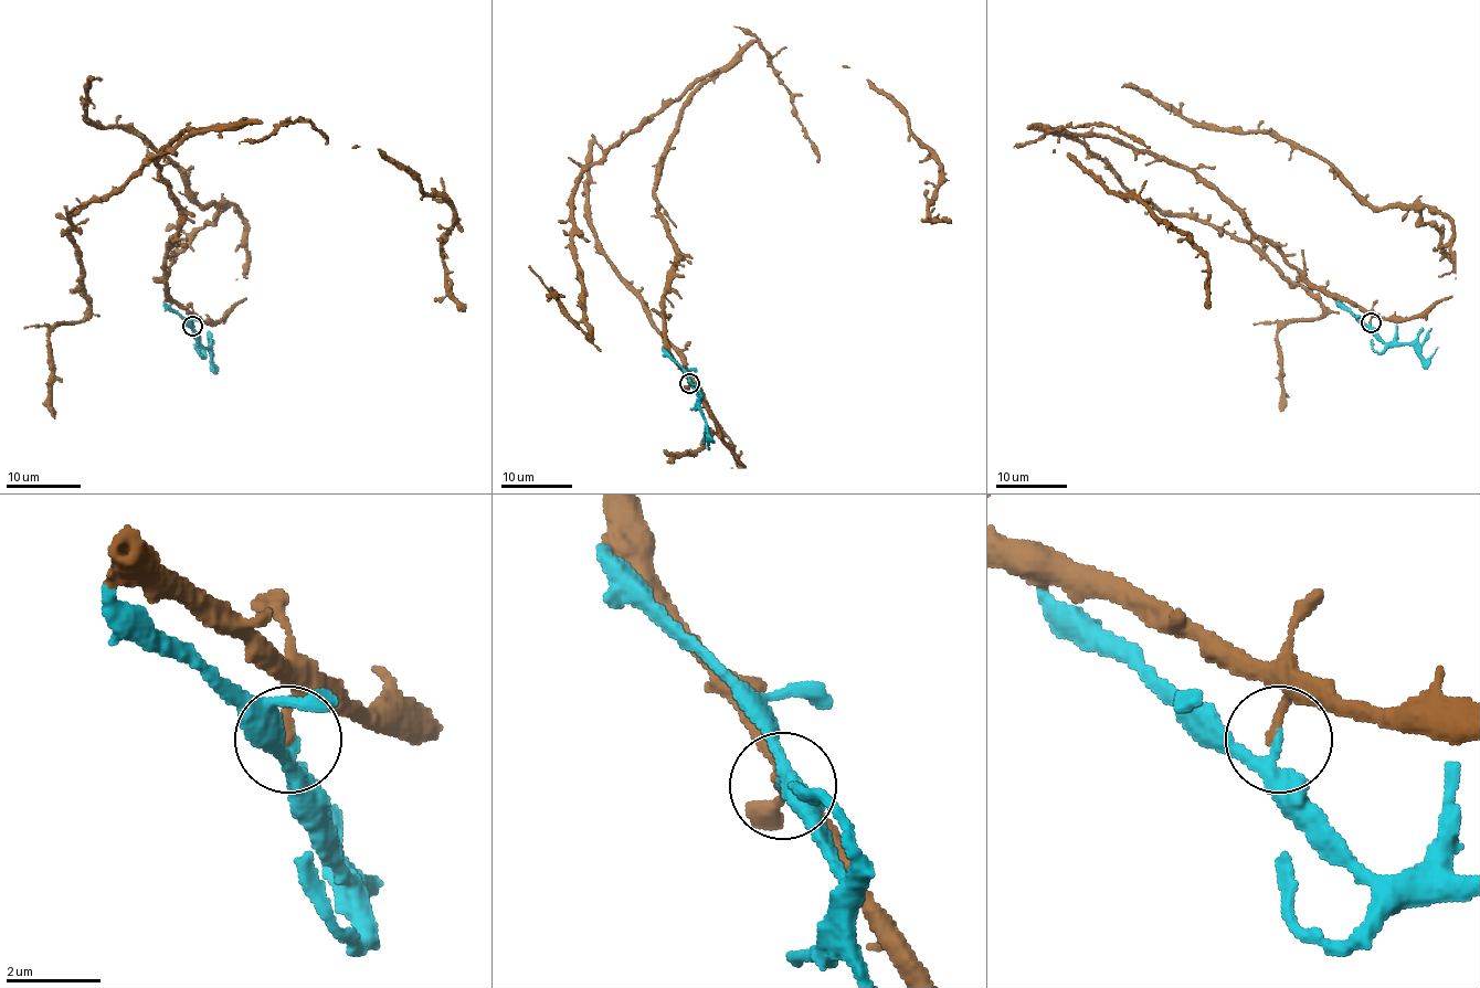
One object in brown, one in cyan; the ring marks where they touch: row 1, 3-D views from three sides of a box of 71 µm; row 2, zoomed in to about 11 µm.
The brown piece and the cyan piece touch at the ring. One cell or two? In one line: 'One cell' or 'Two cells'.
One cell

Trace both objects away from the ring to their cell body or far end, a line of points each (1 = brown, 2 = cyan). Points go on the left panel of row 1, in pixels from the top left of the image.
1: (192, 325), (168, 294), (178, 204), (157, 161), (183, 131), (72, 215), (86, 314), (50, 338), (55, 417)
2: (192, 325), (192, 335), (208, 347), (211, 364), (213, 351)

